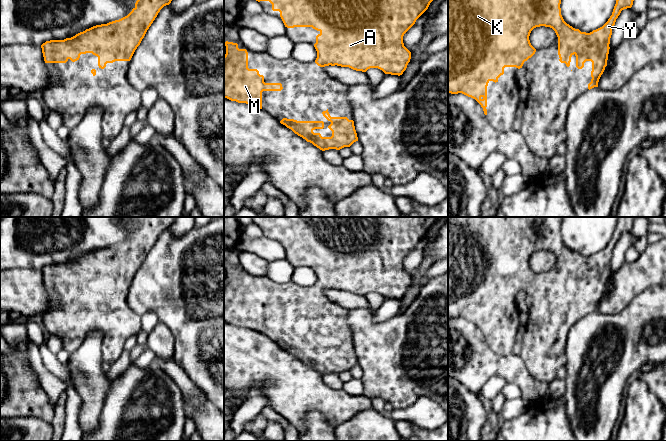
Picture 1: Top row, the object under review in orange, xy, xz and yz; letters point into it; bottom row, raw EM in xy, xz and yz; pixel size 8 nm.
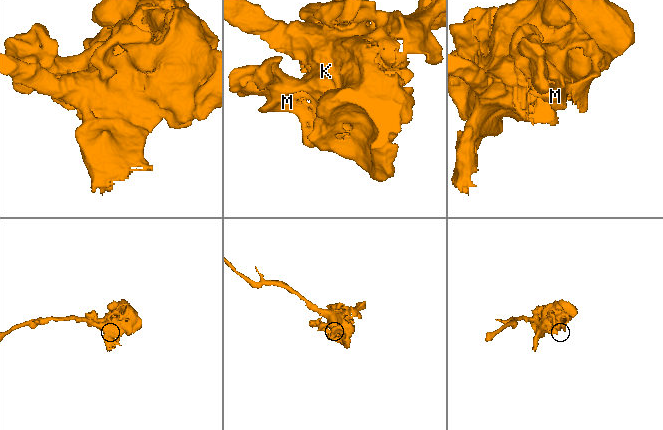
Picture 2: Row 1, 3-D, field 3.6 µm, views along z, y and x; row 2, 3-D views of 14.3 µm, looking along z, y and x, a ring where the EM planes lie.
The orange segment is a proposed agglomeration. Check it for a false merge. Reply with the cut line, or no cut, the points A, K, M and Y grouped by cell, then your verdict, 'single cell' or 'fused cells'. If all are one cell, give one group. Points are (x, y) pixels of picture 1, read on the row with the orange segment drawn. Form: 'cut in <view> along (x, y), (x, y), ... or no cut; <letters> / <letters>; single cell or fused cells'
no cut; A K M Y; single cell

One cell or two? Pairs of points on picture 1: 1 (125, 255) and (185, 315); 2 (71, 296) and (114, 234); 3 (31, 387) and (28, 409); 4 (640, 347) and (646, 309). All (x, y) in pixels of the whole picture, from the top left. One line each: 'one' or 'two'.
1: two
2: two
3: one
4: one

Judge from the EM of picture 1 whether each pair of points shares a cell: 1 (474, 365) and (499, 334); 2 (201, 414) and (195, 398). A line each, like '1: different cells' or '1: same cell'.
1: different cells
2: different cells

